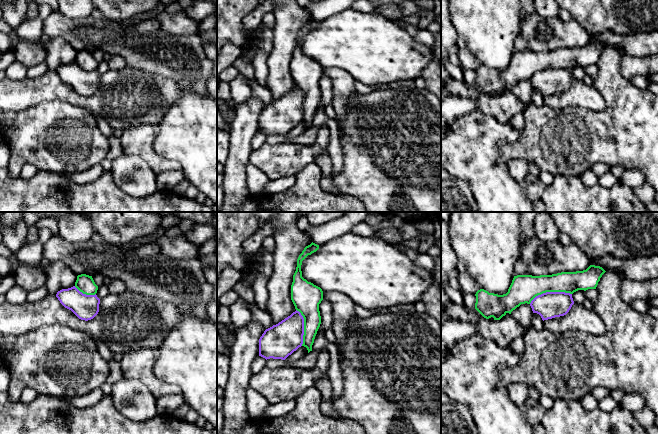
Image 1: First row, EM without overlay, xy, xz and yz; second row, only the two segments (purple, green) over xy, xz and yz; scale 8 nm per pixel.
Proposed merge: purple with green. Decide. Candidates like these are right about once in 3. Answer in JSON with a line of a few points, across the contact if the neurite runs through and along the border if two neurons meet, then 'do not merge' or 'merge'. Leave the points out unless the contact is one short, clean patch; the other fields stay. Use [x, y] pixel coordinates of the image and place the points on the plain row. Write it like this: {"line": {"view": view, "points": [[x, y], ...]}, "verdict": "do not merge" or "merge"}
{"line": {"view": "yz", "points": [[571, 69], [543, 68], [538, 70], [529, 79]]}, "verdict": "do not merge"}

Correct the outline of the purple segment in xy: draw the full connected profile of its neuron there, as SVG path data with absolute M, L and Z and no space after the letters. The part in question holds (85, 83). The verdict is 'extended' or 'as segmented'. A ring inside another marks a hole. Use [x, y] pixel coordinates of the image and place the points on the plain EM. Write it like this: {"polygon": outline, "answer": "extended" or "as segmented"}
{"polygon": "M75 62L58 67L56 73L81 96L91 96L99 88L100 75L97 71L83 70Z", "answer": "as segmented"}

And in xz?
{"polygon": "M299 87L266 105L259 115L259 132L285 136L303 120L304 94Z", "answer": "as segmented"}

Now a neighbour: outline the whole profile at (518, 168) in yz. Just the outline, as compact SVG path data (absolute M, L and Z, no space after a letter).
M513 159L508 162L509 173L519 183L529 174L528 166L529 163L523 159Z

